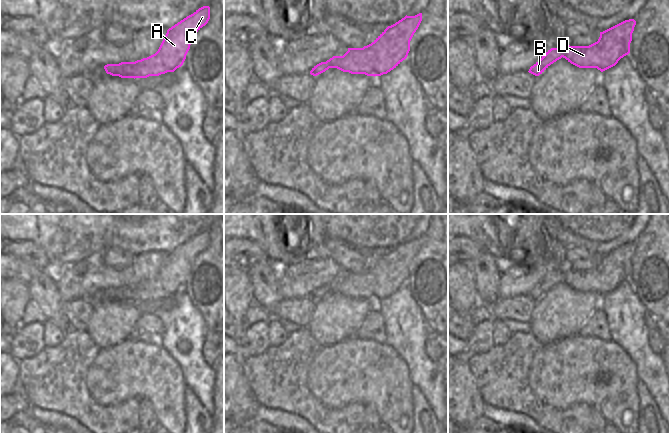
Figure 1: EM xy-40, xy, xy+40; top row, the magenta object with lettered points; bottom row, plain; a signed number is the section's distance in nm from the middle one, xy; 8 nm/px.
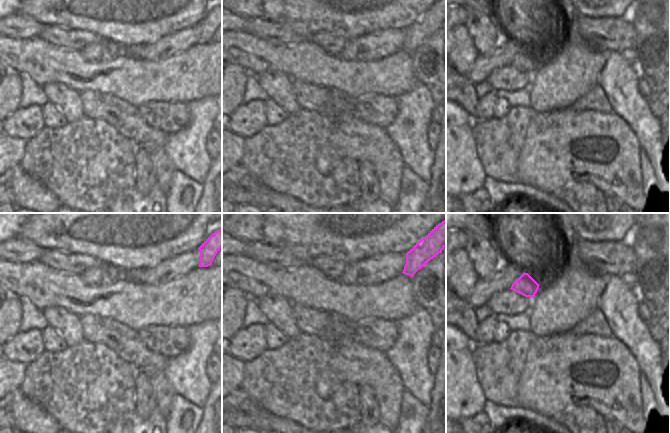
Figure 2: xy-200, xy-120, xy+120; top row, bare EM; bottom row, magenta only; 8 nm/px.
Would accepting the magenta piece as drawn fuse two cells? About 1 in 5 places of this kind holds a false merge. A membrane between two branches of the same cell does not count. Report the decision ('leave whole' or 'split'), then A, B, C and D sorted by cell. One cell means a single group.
leave whole | A B C D

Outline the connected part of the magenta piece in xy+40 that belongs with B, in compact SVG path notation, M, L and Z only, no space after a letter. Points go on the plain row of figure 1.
M634 243L625 244L603 256L597 266L589 270L567 270L564 274L561 272L551 272L548 274L533 290L530 291L529 297L539 300L551 288L565 282L571 288L579 292L597 292L601 296L615 290L618 285L630 277L630 267L636 245Z

